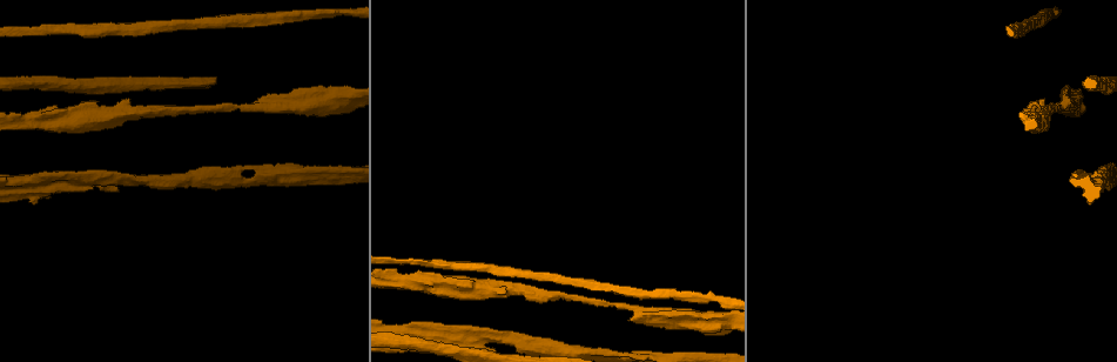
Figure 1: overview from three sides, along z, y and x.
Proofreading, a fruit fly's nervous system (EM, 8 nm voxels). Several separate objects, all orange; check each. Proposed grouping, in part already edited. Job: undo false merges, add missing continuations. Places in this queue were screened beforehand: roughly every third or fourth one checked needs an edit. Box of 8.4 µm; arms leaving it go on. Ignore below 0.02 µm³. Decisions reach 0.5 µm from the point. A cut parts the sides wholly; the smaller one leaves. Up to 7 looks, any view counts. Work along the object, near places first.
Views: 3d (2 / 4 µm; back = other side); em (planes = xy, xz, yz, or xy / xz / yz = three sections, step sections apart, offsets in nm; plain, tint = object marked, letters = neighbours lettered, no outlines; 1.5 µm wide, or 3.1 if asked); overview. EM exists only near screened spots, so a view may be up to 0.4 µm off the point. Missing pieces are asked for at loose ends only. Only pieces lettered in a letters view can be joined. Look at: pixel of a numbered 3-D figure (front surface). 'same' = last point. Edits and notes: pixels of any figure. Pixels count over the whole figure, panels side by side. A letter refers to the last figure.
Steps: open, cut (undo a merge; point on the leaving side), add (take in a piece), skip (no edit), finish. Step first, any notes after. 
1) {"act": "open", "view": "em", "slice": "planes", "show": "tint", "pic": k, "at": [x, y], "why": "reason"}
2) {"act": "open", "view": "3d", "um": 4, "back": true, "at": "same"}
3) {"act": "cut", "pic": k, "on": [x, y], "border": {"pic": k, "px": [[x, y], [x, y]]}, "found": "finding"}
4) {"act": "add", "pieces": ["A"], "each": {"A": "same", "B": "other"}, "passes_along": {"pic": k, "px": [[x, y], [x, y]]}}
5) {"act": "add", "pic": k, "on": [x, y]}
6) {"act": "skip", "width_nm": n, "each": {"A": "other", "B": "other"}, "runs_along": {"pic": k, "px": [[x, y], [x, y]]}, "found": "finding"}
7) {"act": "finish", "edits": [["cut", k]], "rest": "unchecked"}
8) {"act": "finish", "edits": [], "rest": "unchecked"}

{"act": "open", "view": "3d", "um": 4, "pic": 1, "at": [158, 108], "why": "calibre changes"}

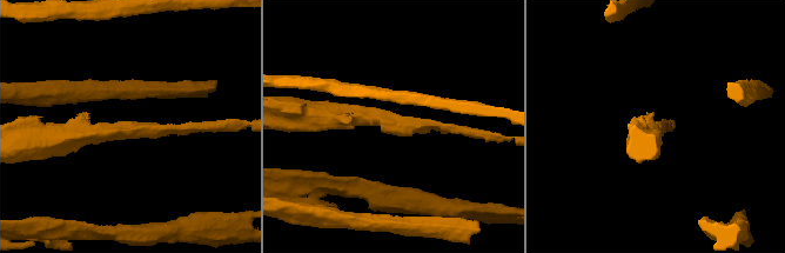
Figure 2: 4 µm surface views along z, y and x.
{"act": "open", "view": "em", "slice": "planes", "show": "letters", "pic": 2, "at": [395, 121]}

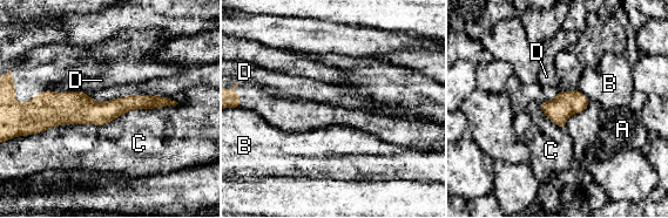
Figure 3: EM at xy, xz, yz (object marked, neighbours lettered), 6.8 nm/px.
{"act": "skip", "width_nm": 170, "each": {"A": "other", "B": "other", "C": "other", "D": "other"}, "found": "one neuron here"}

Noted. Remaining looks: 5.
{"act": "open", "view": "em", "slice": "planes", "show": "letters", "pic": 1, "at": [651, 314], "why": "thick turns thin"}

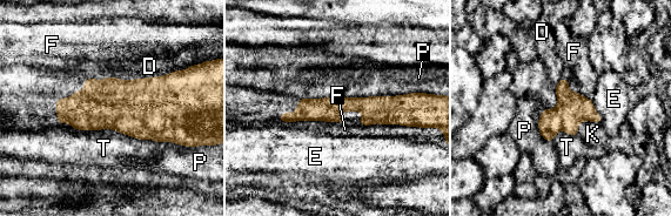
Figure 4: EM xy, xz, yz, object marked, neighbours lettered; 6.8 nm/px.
{"act": "skip", "each": {"D": "other", "E": "other", "F": "other", "K": "other", "P": "other", "T": "other"}, "border": {"pic": 4, "px": [[280, 120], [326, 120], [344, 123]]}, "found": "continuous, no second neuron"}

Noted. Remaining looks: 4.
{"act": "open", "view": "3d", "um": 2, "pic": 1, "at": [1014, 29], "why": "thin neck"}

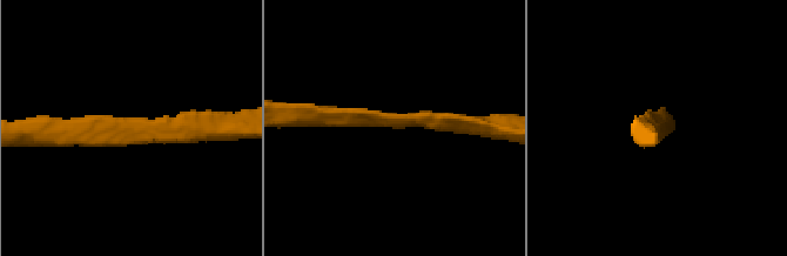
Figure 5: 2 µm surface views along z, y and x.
{"act": "open", "view": "em", "slice": "planes", "show": "tint", "pic": 5, "at": [134, 128], "why": "need the tissue"}

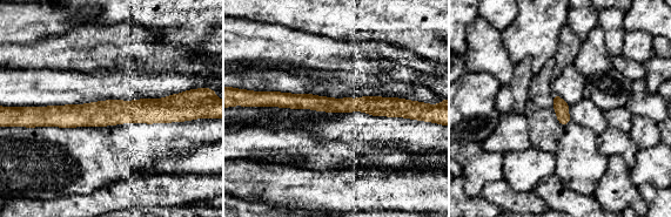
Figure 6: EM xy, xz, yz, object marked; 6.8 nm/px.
{"act": "open", "view": "em", "slice": "planes", "show": "letters", "at": "same"}

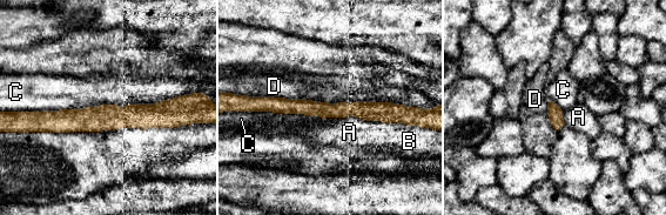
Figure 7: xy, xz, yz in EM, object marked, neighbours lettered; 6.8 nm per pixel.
{"act": "skip", "width_nm": 100, "each": {"A": "other", "B": "other", "C": "other", "D": "other"}, "border": {"pic": 7, "px": [[184, 94], [157, 102], [24, 112]]}, "found": "all the same neuron"}

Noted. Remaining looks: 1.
{"act": "finish", "edits": [], "rest": "unchecked"}

